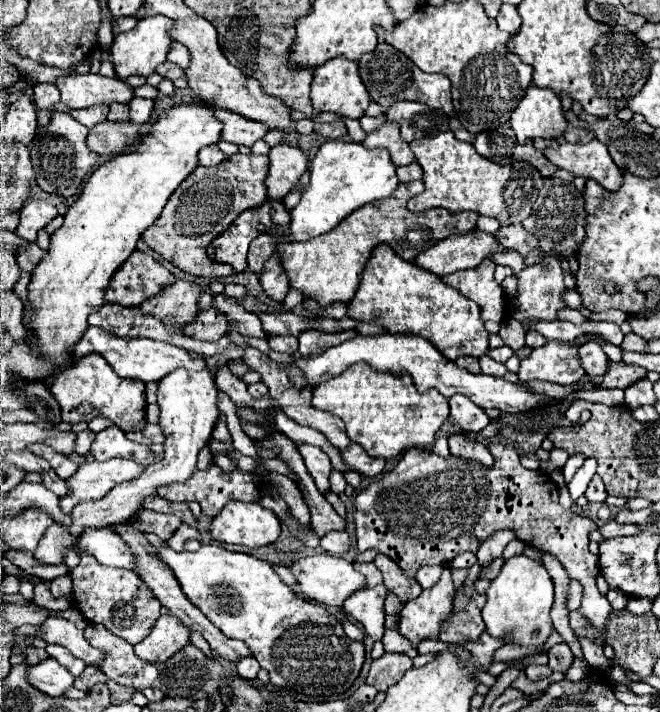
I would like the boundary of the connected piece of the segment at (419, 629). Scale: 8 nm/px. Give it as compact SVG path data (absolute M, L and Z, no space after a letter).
M444 568L440 580L432 588L422 590L416 600L404 604L404 610L398 616L398 632L414 646L418 646L424 638L436 638L440 632L440 622L452 614L452 592L454 584L450 570Z

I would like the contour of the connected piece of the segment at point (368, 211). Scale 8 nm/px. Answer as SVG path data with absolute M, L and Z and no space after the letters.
M406 182L398 184L392 196L384 200L370 202L360 210L346 216L334 230L308 238L304 242L282 242L278 244L278 256L282 268L288 276L290 288L300 290L304 300L314 300L318 306L326 308L336 302L350 302L356 294L362 268L370 256L370 250L378 244L388 244L402 260L410 262L420 252L434 246L438 240L444 240L450 234L468 234L476 228L476 212L450 214L448 210L434 208L426 212L412 214L406 208L406 202L424 191L424 182Z

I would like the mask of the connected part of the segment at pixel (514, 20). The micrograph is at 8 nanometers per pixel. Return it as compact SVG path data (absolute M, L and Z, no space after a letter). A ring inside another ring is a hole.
M502 4L500 14L498 14L496 22L498 22L498 28L500 28L500 30L510 32L512 36L514 36L514 34L520 30L520 24L522 24L520 14L518 14L516 6L510 6L510 4Z

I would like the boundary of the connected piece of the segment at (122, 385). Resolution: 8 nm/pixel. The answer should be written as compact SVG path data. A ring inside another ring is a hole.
M88 354L84 358L78 358L72 368L60 372L50 384L50 392L62 408L62 420L64 422L70 422L70 424L76 424L82 420L90 422L94 416L104 416L104 418L110 418L124 432L142 432L146 426L144 390L144 382L141 381L140 388L136 384L136 380L120 378L100 354ZM86 402L92 406L92 412L80 414L78 406L82 406Z

